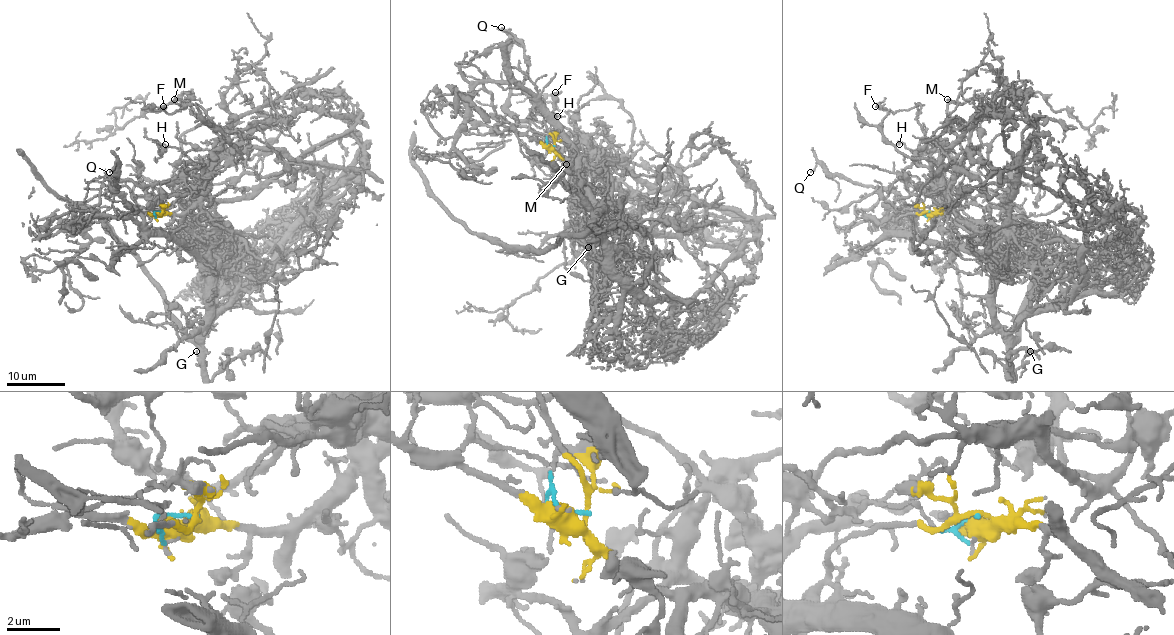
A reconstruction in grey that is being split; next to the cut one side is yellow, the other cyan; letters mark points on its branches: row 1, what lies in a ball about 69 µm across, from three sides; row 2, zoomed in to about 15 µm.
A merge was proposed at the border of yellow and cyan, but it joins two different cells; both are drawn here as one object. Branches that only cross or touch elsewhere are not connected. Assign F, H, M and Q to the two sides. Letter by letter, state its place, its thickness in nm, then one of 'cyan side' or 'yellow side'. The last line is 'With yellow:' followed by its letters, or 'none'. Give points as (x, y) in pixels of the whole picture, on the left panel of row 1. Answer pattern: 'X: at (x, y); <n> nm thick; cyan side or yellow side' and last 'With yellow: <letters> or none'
F: at (163, 106); 110 nm thick; yellow side
H: at (165, 144); 120 nm thick; yellow side
M: at (174, 99); 100 nm thick; yellow side
Q: at (109, 172); 110 nm thick; cyan side
With yellow: F, H, M

